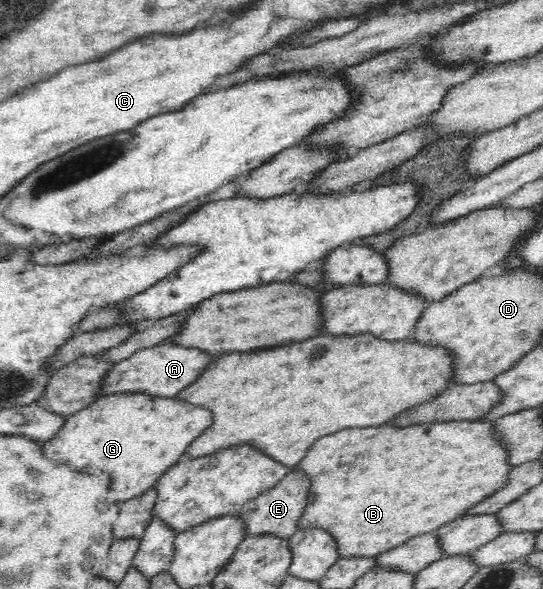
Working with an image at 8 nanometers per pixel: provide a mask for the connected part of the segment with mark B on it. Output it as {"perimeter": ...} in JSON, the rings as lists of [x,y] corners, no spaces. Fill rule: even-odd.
{"perimeter":[[[478,419],[473,421],[438,421],[438,424],[418,424],[418,426],[410,426],[410,428],[394,428],[394,426],[384,424],[384,426],[378,426],[378,428],[350,428],[350,430],[336,432],[332,436],[326,436],[322,440],[318,440],[318,444],[314,444],[314,448],[310,448],[306,458],[294,468],[304,471],[312,480],[310,482],[312,492],[310,492],[308,500],[318,500],[318,502],[306,504],[306,508],[304,508],[304,512],[302,512],[300,520],[298,520],[298,529],[320,527],[329,532],[338,545],[339,557],[376,557],[380,552],[396,548],[398,544],[404,544],[406,540],[410,540],[414,536],[433,534],[438,528],[461,517],[468,508],[472,508],[474,504],[486,500],[490,494],[494,494],[498,488],[502,488],[508,482],[508,474],[510,474],[510,470],[513,467],[506,458],[508,458],[508,449],[504,449],[504,445],[494,435],[493,421],[478,421]]]}

